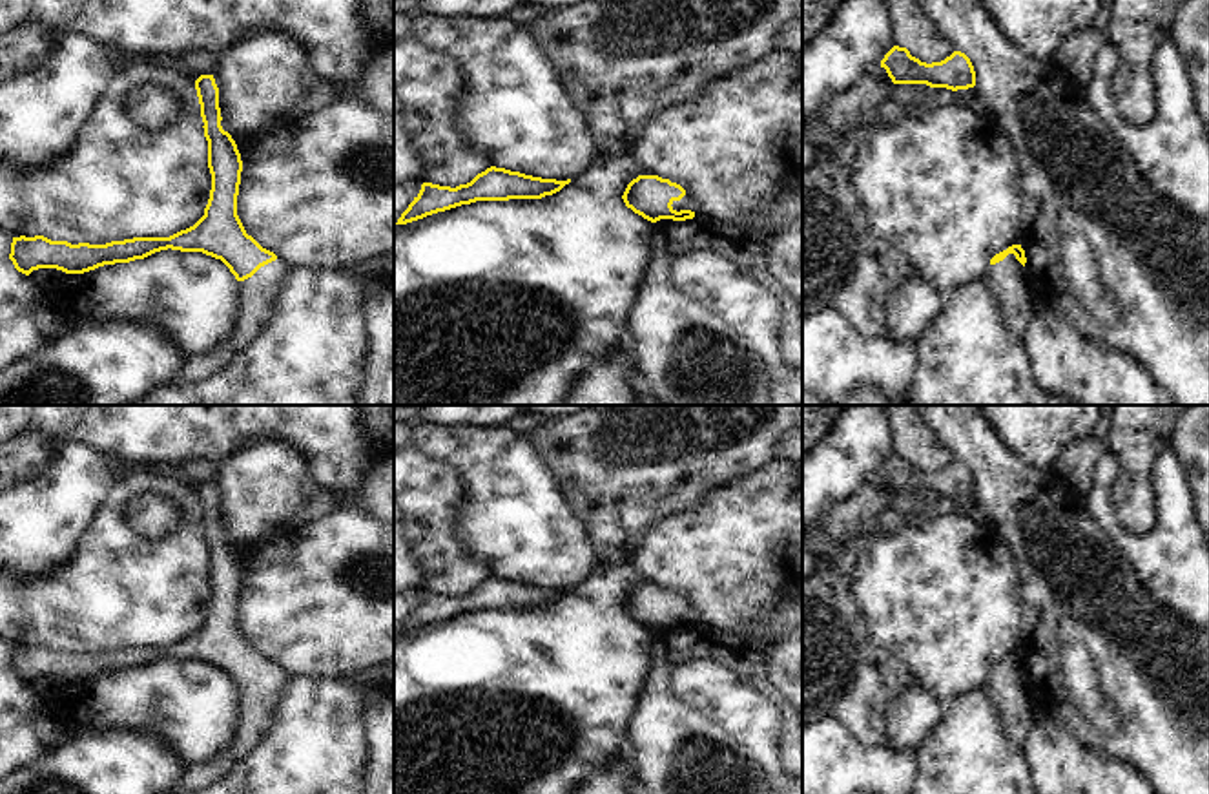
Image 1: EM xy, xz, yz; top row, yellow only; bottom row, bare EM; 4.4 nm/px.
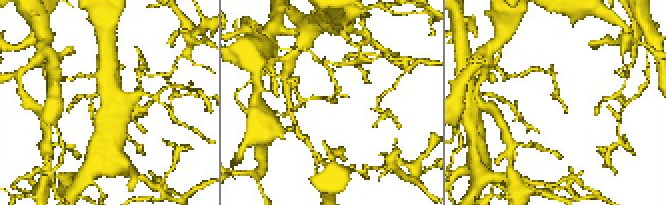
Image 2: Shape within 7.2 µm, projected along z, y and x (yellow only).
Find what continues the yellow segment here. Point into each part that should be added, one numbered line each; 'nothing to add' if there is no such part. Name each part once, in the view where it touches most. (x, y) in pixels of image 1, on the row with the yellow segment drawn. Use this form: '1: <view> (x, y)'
1: xz (684, 203)

